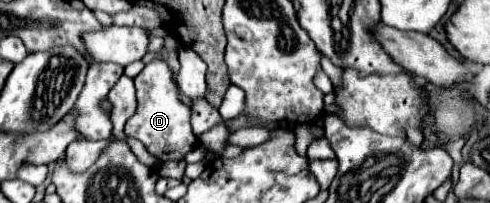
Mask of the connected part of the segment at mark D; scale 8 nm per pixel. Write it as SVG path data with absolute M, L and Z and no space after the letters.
M156 57L134 77L134 85L136 85L138 107L128 121L126 135L144 143L148 153L158 157L162 163L182 161L186 153L194 149L198 139L194 137L190 127L190 115L192 115L190 105L182 103L180 99L180 91L174 81L174 71L162 57Z

